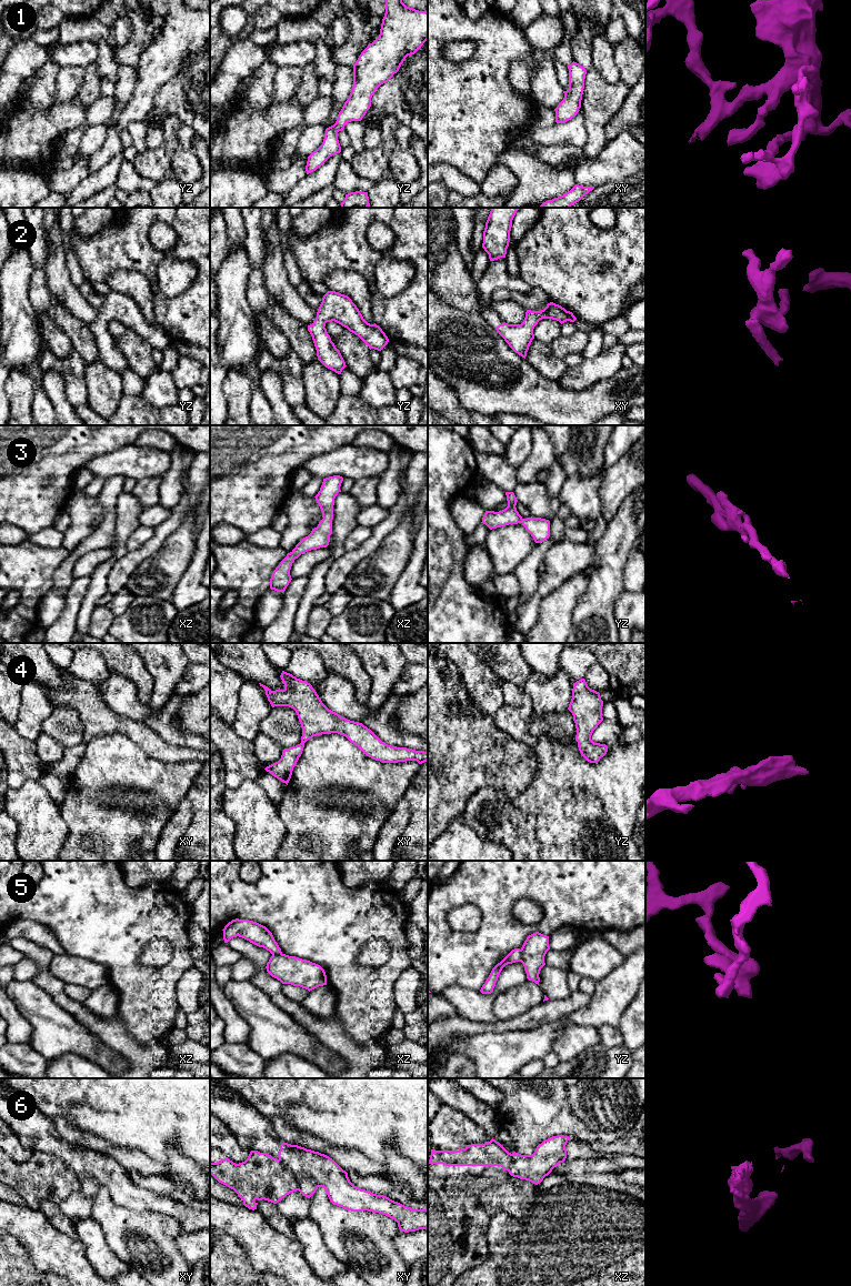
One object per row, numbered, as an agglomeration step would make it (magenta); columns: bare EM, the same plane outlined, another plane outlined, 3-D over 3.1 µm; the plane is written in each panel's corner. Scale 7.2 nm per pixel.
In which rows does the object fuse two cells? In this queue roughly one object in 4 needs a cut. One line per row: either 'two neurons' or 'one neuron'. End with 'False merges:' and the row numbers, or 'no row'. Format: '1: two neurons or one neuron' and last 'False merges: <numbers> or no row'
1: one neuron
2: one neuron
3: one neuron
4: one neuron
5: one neuron
6: two neurons
False merges: 6

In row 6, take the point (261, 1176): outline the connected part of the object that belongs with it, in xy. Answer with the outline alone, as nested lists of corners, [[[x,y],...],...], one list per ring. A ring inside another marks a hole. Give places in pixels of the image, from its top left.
[[[251,1151],[248,1158],[239,1164],[228,1157],[210,1163],[210,1174],[233,1189],[243,1205],[252,1210],[257,1209],[256,1199],[277,1204],[299,1190],[292,1172],[282,1162],[258,1151]]]

